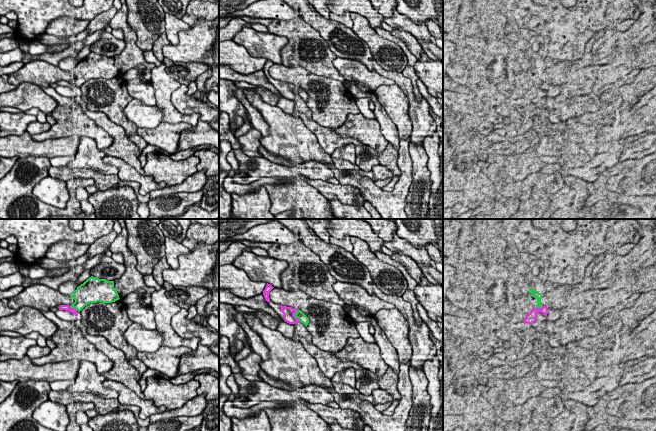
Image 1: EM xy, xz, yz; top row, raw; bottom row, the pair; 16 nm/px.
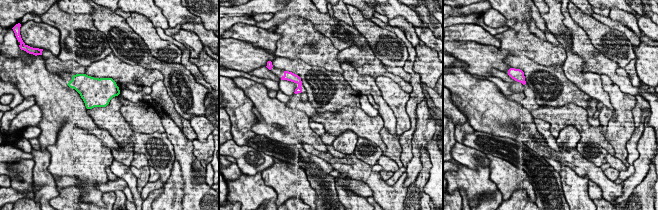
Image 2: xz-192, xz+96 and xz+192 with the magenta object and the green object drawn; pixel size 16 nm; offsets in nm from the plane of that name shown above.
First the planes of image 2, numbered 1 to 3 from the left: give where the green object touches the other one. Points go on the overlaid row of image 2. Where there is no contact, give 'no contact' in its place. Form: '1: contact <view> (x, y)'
1: no contact
2: no contact
3: no contact

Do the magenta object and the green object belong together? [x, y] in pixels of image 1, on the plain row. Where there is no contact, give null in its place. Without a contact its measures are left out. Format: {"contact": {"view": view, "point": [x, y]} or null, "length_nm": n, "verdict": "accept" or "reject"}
{"contact": {"view": "xz", "point": [295, 93]}, "length_nm": 190, "verdict": "reject"}

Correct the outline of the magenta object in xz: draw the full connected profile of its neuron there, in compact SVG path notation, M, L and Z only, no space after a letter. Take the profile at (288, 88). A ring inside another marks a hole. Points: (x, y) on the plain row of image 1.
M271 76L268 78L268 80L283 97L289 100L295 100L300 98L300 96L294 92L294 90L298 87L297 85L276 80Z

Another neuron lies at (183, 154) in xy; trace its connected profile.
M194 147L194 148L181 150L176 153L170 154L169 157L175 161L184 160L184 159L187 159L188 157L192 156L195 151L196 151L196 149Z

